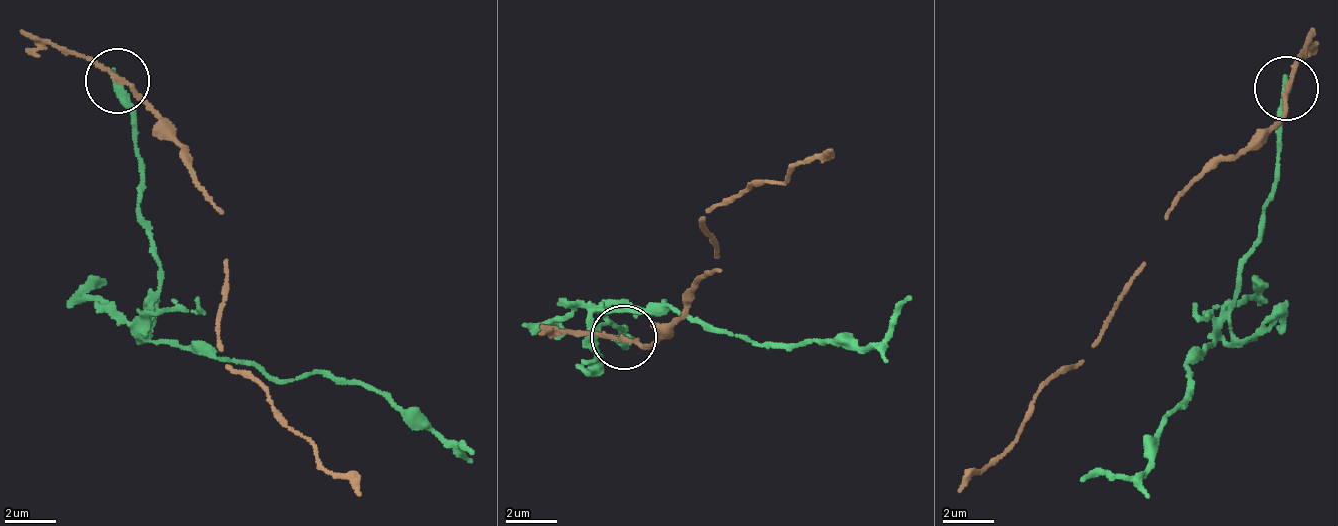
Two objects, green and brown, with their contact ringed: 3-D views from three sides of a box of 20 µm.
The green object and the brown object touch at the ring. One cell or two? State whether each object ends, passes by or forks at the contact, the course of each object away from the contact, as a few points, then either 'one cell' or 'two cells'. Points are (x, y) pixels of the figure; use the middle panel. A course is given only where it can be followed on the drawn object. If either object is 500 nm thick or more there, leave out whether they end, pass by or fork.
green ends | brown passes by | green via (622, 339), (631, 337), (618, 346), (618, 333), (608, 308), (685, 313), (754, 344), (873, 349), (909, 294) | brown via (622, 339), (652, 343), (702, 277), (719, 269), (705, 211), (780, 184), (834, 148) | two cells

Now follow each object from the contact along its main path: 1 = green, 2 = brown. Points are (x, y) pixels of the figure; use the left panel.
1: (116, 82), (133, 115), (157, 279), (154, 341), (234, 356), (281, 382), (315, 375), (371, 383), (471, 453)
2: (116, 82), (153, 109), (221, 213), (224, 363), (252, 373), (362, 494)

